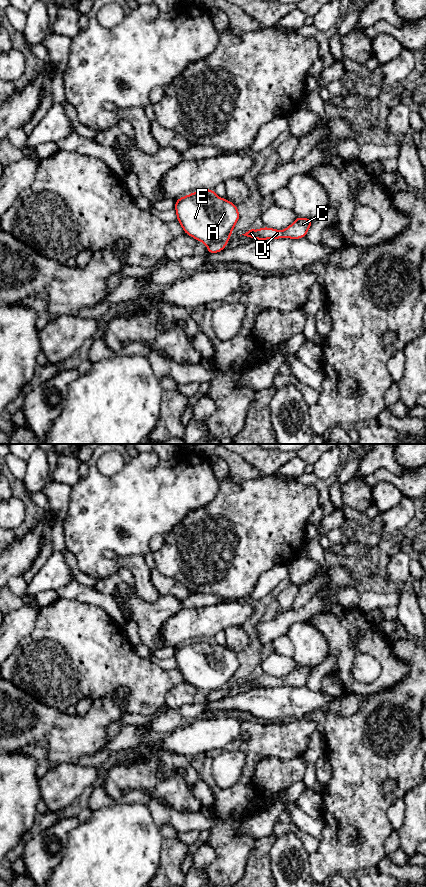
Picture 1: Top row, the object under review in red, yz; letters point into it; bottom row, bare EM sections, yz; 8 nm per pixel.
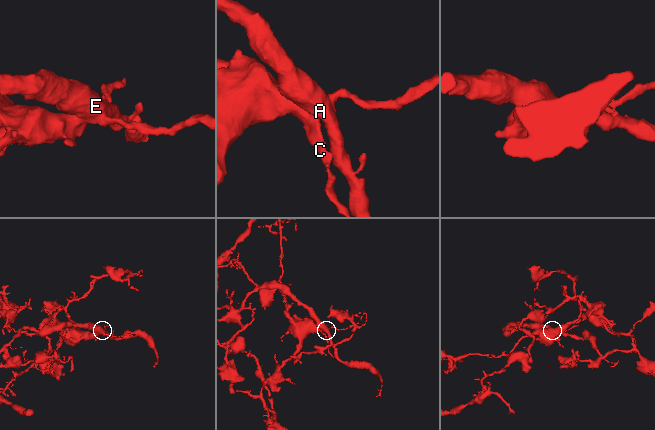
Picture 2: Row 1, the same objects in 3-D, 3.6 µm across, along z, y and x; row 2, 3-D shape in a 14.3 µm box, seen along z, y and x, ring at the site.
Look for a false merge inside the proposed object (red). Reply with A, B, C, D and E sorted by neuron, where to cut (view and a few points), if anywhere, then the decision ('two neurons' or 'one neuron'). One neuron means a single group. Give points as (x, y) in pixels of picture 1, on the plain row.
A E / B C D | yz (228, 685), (210, 690), (207, 693) | two neurons

